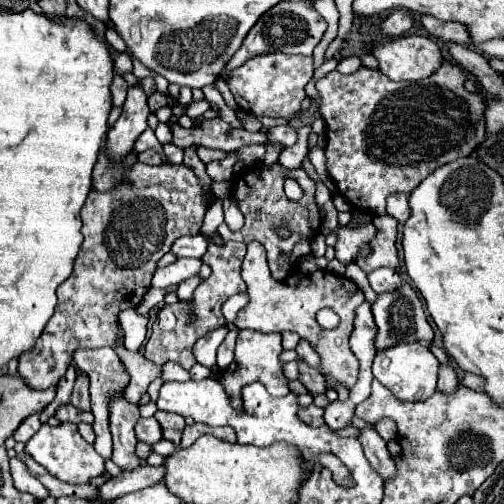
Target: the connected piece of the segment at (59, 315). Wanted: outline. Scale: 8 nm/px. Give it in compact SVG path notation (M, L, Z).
M134 163L126 177L128 183L114 191L90 191L88 195L82 209L84 243L74 259L74 271L58 287L58 305L42 337L18 363L20 377L32 389L56 387L76 349L116 347L118 313L142 301L158 259L170 251L178 237L200 233L210 199L216 199L216 195L204 191L196 173L186 165Z

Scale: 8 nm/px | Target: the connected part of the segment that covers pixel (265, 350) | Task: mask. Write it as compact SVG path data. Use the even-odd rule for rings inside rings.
M240 331L236 339L236 349L234 349L234 365L236 369L230 369L228 373L222 373L222 385L228 391L232 399L240 399L240 389L248 383L262 381L274 397L282 397L290 393L288 389L288 379L284 375L284 363L280 361L282 353L282 343L280 343L280 333L258 333L258 331Z

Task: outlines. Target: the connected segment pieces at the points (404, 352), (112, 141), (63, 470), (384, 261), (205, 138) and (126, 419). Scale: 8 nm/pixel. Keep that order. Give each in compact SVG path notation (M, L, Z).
M420 341L398 343L390 349L382 349L376 353L374 363L372 363L374 377L402 401L424 401L432 397L436 393L438 369L440 369L440 361L430 351L430 347Z
M138 83L128 87L128 97L124 101L122 115L108 131L108 151L112 157L118 159L132 151L134 141L148 127L146 123L148 115L150 115L150 107L144 89Z
M60 423L56 427L42 425L38 433L34 433L34 437L26 443L24 451L32 455L52 477L64 483L83 484L86 483L86 477L98 477L104 471L104 459L98 457L94 447L82 439L74 423Z
M382 215L382 217L374 217L372 221L378 229L376 237L370 241L370 253L366 257L356 257L356 263L360 265L362 271L370 273L378 267L394 267L400 269L400 261L398 261L398 251L396 251L396 227L398 223L394 221L394 217L390 215Z
M220 117L216 119L202 119L198 129L186 129L178 124L173 127L172 143L181 149L191 145L204 145L210 149L222 149L222 151L236 151L244 145L252 143L266 143L266 133L248 133L244 129L234 129Z
M112 397L110 401L110 431L112 431L112 461L122 471L132 471L140 467L140 457L136 455L136 433L134 425L140 419L138 405L126 401L124 397Z

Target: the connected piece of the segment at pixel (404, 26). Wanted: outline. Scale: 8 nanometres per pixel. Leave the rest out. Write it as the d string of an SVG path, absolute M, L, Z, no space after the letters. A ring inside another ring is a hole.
M396 9L392 11L384 23L382 23L382 35L388 37L400 37L404 33L408 33L408 29L414 25L414 13L406 11L406 9Z

